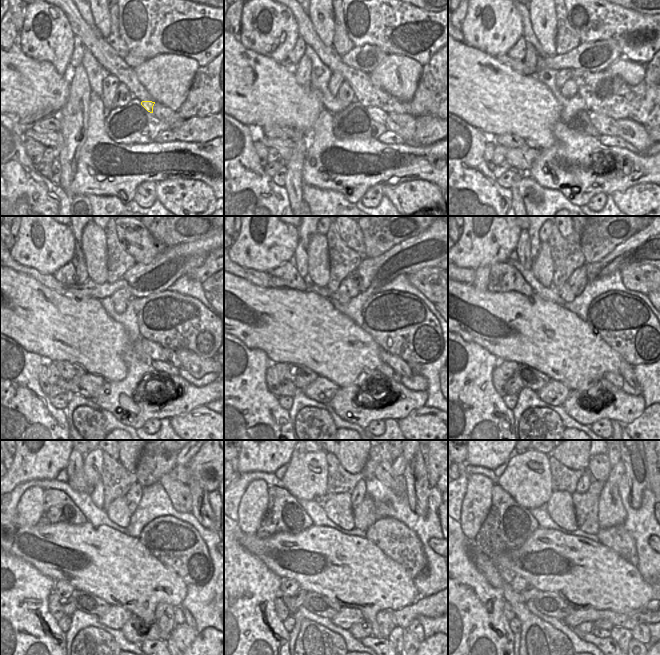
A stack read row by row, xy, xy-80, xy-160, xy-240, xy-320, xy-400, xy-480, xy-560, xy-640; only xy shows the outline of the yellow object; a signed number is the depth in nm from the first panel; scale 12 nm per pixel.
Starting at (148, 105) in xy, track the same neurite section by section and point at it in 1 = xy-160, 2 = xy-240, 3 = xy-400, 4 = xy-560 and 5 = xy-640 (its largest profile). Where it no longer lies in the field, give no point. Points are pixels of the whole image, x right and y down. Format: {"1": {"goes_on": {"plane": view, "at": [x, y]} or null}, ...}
{"1": {"goes_on": {"plane": "xy-160", "at": [604, 125]}}, "2": {"goes_on": {"plane": "xy-240", "at": [156, 352]}}, "3": {"goes_on": {"plane": "xy-400", "at": [626, 370]}}, "4": {"goes_on": {"plane": "xy-560", "at": [415, 627]}}, "5": {"goes_on": {"plane": "xy-640", "at": [641, 633]}}}

